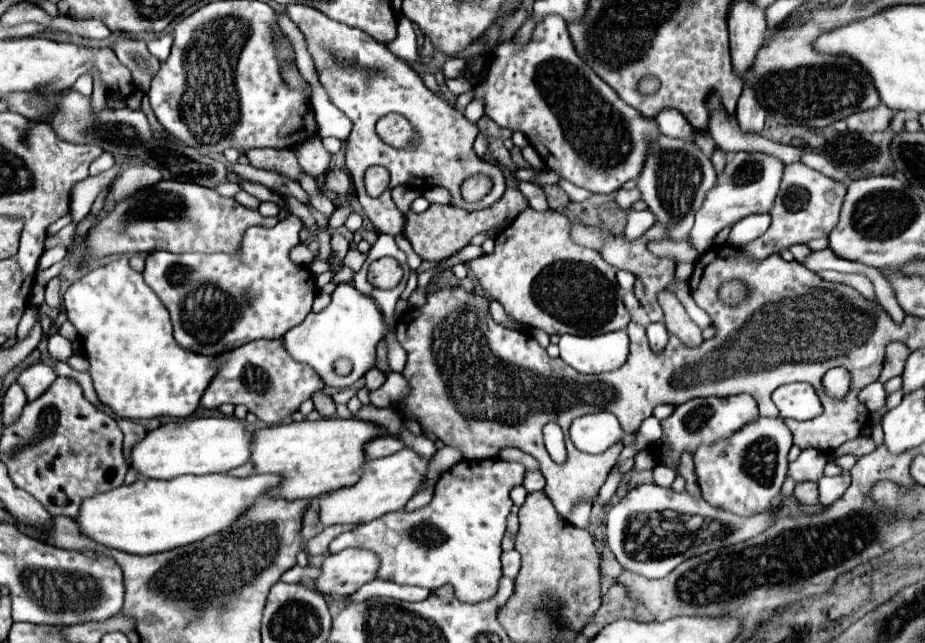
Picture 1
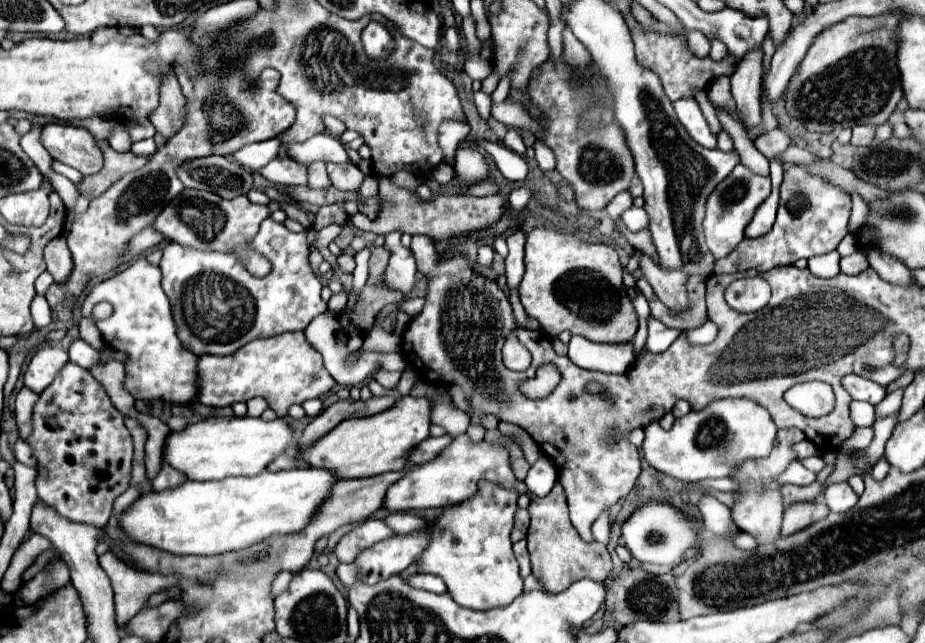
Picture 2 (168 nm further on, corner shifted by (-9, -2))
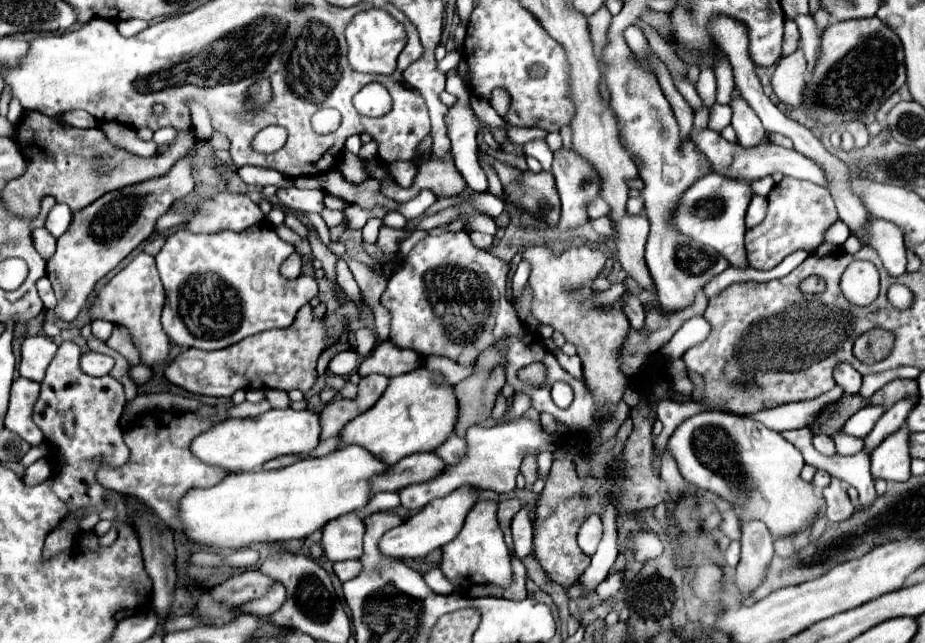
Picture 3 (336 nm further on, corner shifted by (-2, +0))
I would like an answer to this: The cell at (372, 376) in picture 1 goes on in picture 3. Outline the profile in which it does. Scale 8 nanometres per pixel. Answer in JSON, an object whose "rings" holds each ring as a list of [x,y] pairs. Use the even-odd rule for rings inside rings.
{"rings":[[[390,340],[380,342],[370,356],[366,356],[358,368],[360,376],[384,374],[388,378],[412,372],[420,366],[420,356],[410,350],[396,348]]]}

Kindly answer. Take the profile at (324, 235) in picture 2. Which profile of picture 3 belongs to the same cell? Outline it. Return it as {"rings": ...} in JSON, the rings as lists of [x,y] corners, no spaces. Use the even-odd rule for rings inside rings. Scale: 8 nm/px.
{"rings":[[[294,252],[282,266],[280,266],[280,274],[288,280],[294,280],[296,276],[300,276],[302,272],[302,254]]]}

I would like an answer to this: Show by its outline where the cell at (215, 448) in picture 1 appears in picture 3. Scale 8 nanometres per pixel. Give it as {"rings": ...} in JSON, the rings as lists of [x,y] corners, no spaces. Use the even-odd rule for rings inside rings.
{"rings":[[[272,408],[256,418],[228,418],[208,432],[196,436],[192,452],[206,464],[222,466],[230,472],[250,472],[264,462],[284,454],[310,454],[320,444],[320,414],[312,410]]]}

